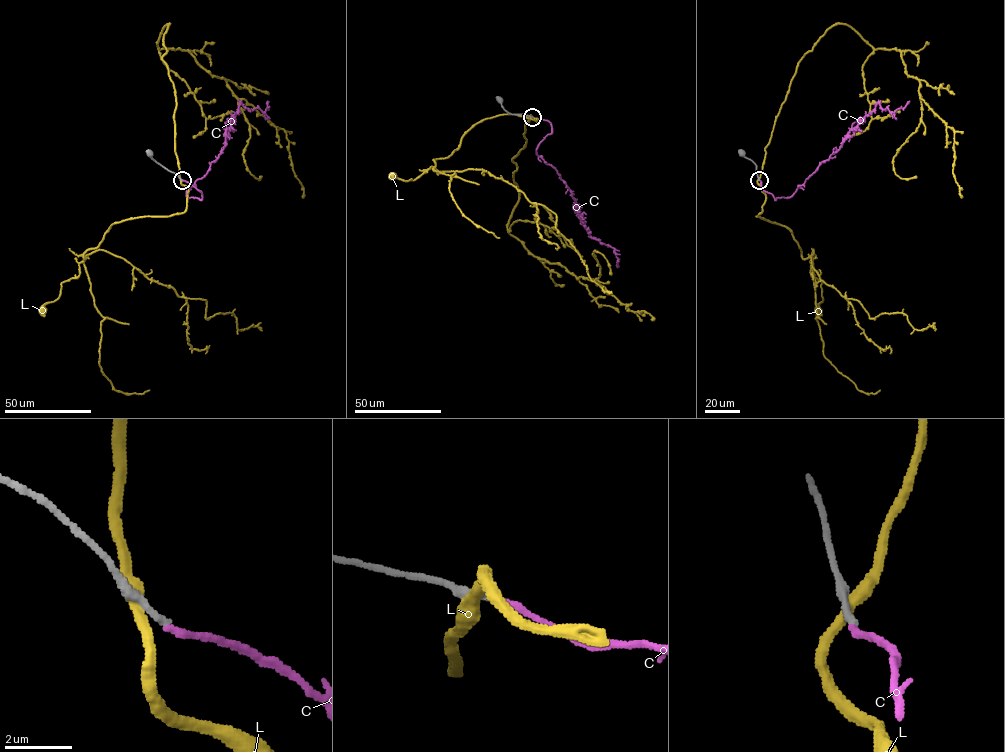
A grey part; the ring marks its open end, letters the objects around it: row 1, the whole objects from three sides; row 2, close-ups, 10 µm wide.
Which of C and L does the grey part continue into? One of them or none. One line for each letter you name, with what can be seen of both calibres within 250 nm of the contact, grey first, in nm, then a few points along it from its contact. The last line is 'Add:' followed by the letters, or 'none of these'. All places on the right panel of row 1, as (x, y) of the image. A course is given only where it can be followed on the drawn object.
Add: none of these

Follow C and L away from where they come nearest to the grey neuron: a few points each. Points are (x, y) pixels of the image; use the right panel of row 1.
C: (759, 180), (762, 189), (775, 200), (790, 197), (876, 104), (890, 112), (904, 108), (909, 101)
L: (758, 178), (766, 200), (756, 216), (786, 226), (802, 257), (810, 258), (811, 275), (822, 282), (817, 310)

